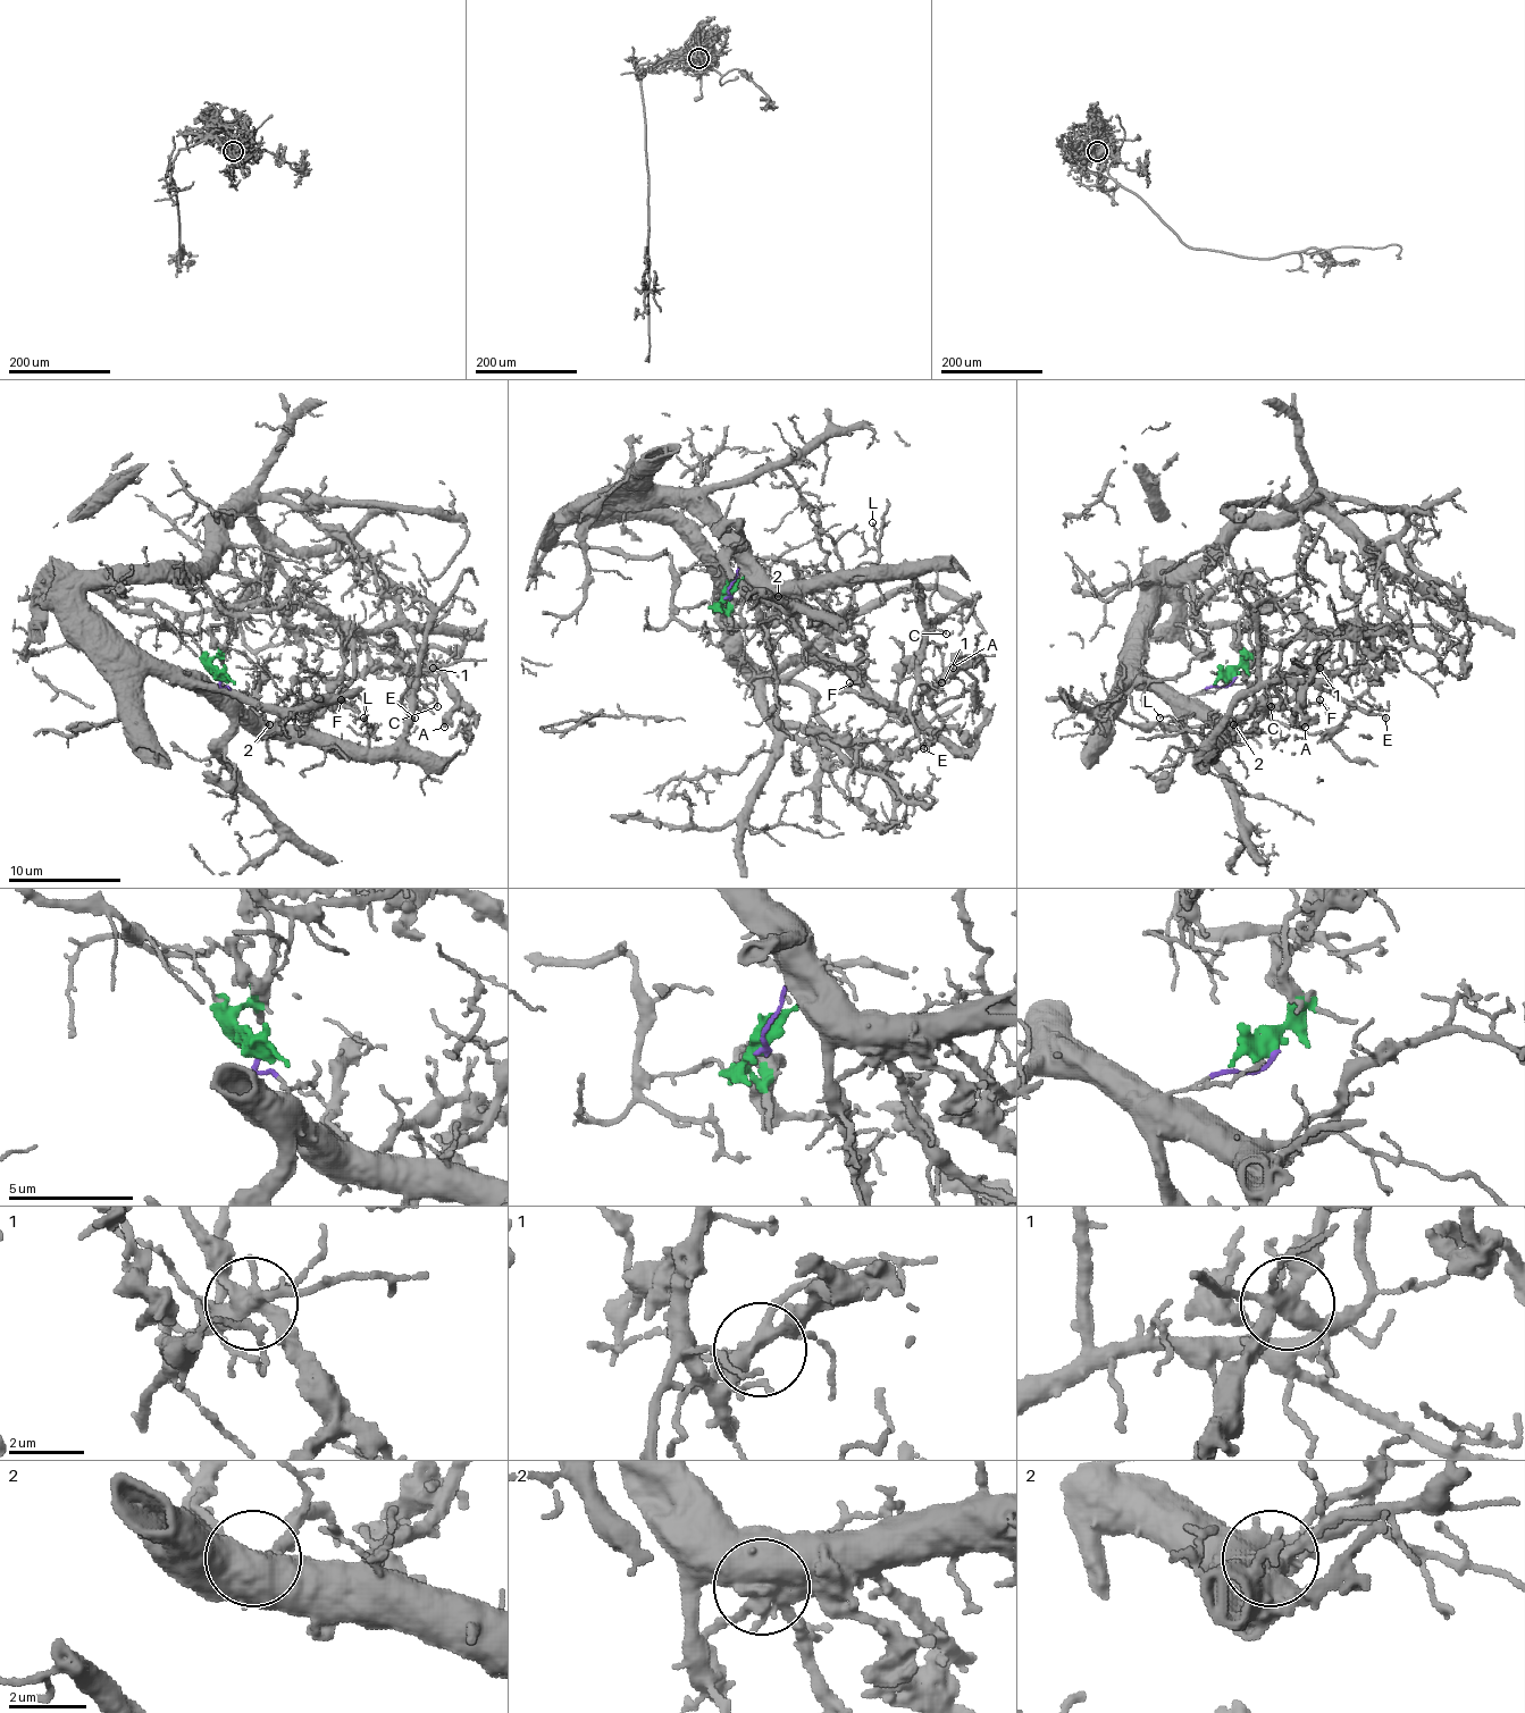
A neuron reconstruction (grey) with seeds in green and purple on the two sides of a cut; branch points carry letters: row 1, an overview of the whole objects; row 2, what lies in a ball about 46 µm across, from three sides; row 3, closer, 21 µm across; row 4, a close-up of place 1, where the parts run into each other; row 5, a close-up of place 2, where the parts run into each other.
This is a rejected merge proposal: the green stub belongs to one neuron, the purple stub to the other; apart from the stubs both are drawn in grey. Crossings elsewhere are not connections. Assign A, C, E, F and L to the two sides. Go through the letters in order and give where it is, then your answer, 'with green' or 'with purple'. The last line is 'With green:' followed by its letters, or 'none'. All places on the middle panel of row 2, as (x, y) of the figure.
A: (953, 668) | with green
C: (946, 634) | with purple
E: (923, 748) | with purple
F: (849, 682) | with purple
L: (872, 522) | with purple
With green: A

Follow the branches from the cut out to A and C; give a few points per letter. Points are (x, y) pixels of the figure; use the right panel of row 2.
A: (1232, 677), (1243, 648), (1238, 623), (1260, 603), (1291, 606), (1320, 629), (1350, 626), (1303, 693), (1305, 727)
C: (1232, 677), (1196, 698), (1218, 721), (1215, 749), (1221, 721), (1246, 696), (1266, 688), (1272, 707)

